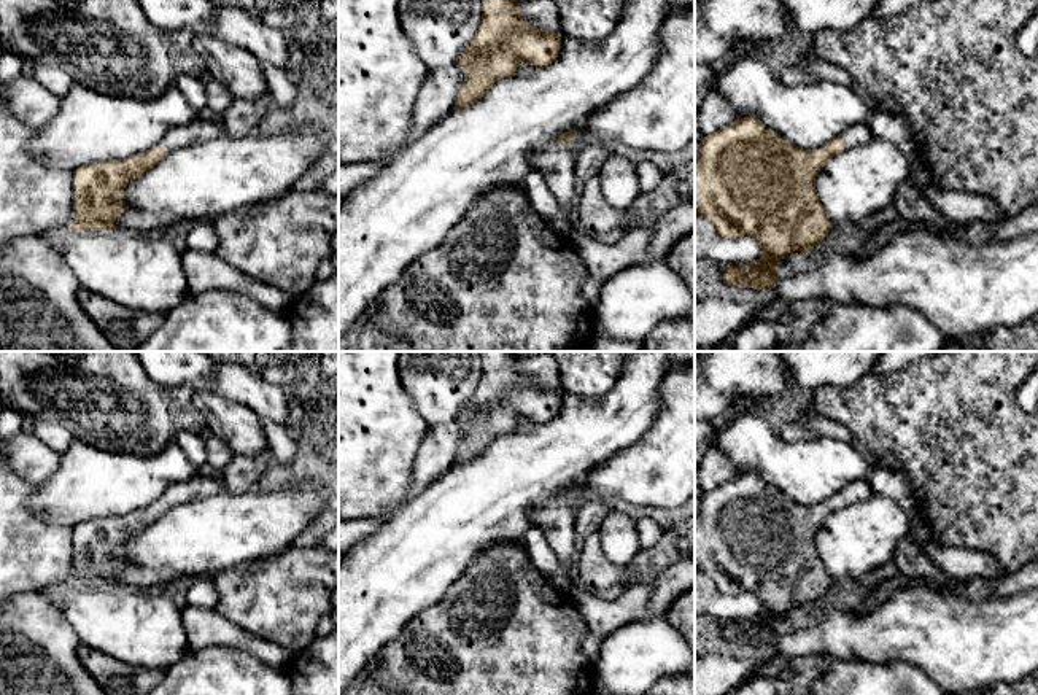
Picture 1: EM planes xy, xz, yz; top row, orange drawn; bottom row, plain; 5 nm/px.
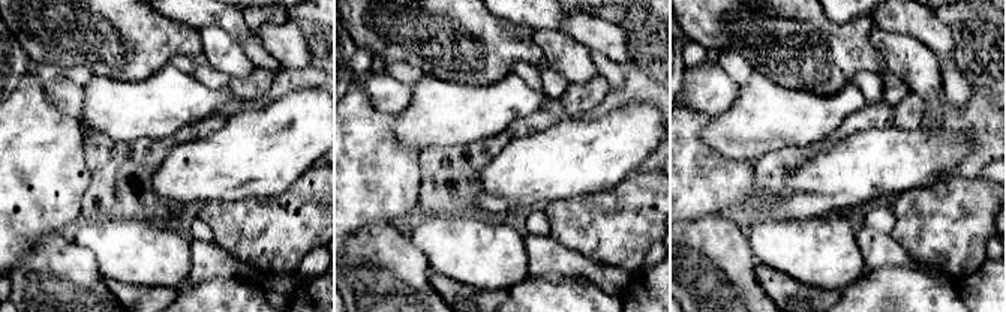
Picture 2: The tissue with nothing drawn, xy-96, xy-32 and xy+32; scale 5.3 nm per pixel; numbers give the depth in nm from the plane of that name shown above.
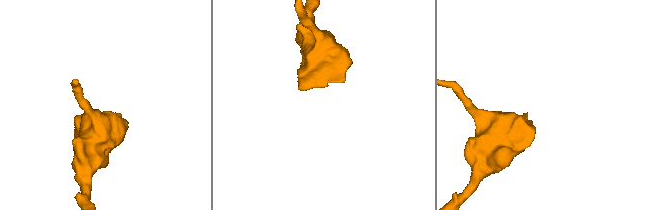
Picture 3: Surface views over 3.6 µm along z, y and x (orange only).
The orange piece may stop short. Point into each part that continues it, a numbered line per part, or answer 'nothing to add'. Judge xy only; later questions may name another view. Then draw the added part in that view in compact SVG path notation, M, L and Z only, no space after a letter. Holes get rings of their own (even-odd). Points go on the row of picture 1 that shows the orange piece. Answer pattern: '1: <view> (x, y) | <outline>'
1: xy (205, 126) | M203 110L189 124L172 129L159 143L167 151L173 151L194 143L213 140L223 134L221 119Z

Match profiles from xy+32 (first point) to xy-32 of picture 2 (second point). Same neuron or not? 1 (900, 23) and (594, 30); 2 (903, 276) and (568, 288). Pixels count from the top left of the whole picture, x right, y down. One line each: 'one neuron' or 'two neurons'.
1: one neuron
2: one neuron

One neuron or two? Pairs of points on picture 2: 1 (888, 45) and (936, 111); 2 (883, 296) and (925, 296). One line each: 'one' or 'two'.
1: one
2: one

